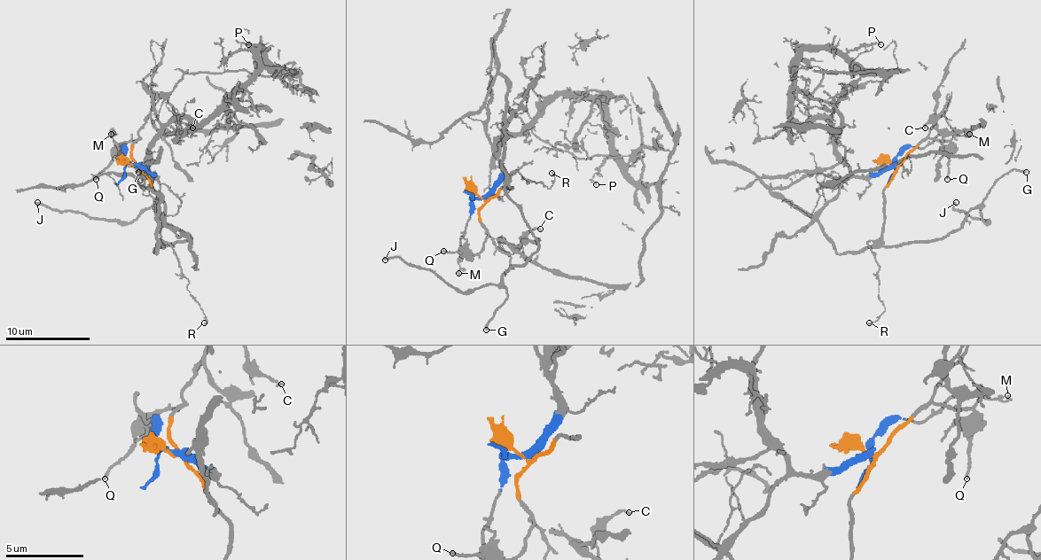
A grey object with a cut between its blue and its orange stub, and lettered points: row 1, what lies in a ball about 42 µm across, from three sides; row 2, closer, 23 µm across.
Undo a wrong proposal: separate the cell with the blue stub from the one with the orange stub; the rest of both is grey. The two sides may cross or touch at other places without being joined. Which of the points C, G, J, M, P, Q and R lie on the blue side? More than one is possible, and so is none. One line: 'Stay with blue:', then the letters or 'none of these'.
Stay with blue: M, P

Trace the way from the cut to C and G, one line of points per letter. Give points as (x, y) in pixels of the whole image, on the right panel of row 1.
C: (894, 165), (898, 165), (919, 143), (950, 97), (926, 127)
G: (894, 165), (896, 174), (883, 192), (883, 245), (944, 238), (955, 232), (972, 209), (1007, 171), (1027, 171)

